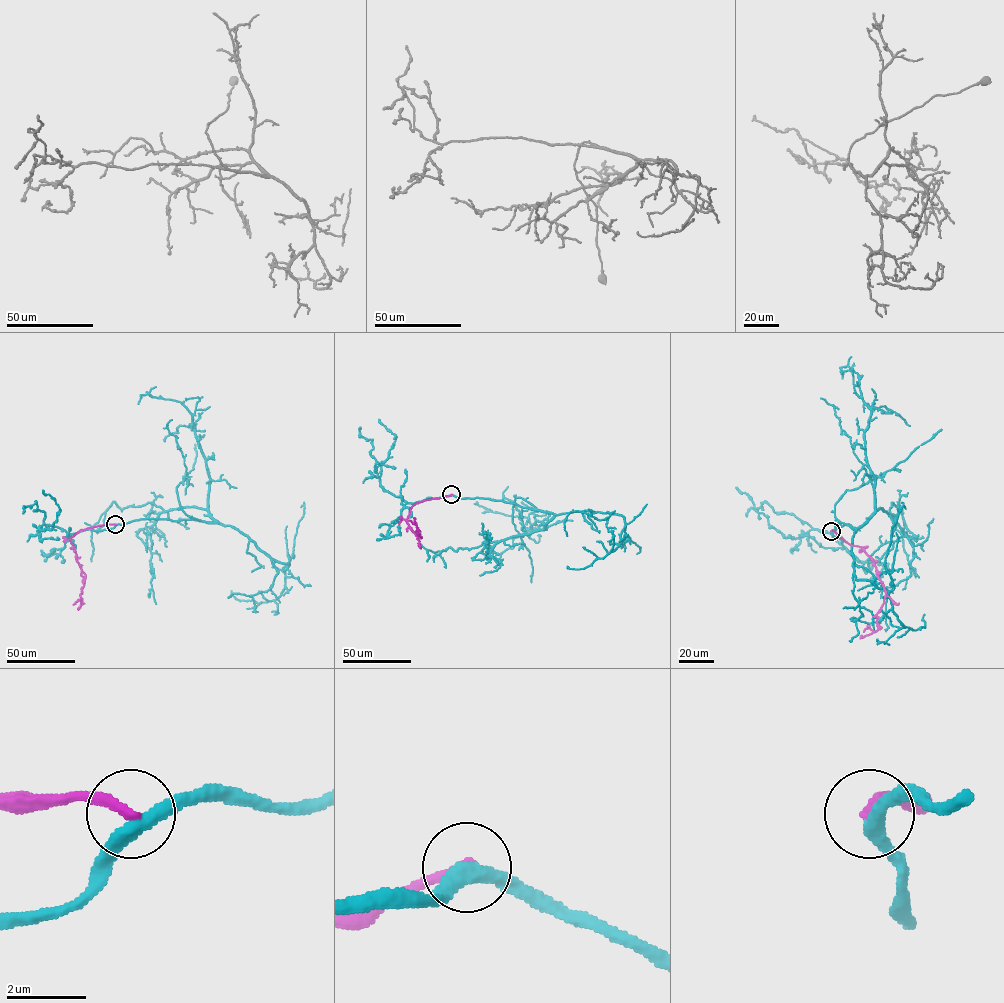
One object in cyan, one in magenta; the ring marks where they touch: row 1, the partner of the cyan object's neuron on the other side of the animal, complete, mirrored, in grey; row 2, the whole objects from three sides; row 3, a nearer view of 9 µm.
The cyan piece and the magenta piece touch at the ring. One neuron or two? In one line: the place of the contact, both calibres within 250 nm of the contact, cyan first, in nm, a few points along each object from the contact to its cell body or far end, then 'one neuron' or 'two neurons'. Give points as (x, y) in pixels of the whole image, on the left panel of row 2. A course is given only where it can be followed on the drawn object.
place (115, 524); calibres 360 and 280 nm; course cyan (115, 525), (217, 522), (193, 507), (164, 511), (149, 502), (122, 509), (113, 501), (92, 528), (91, 561); course magenta (115, 524), (80, 530), (71, 537), (77, 560), (85, 576), (80, 595), (82, 602), (78, 600), (73, 604); two neurons

